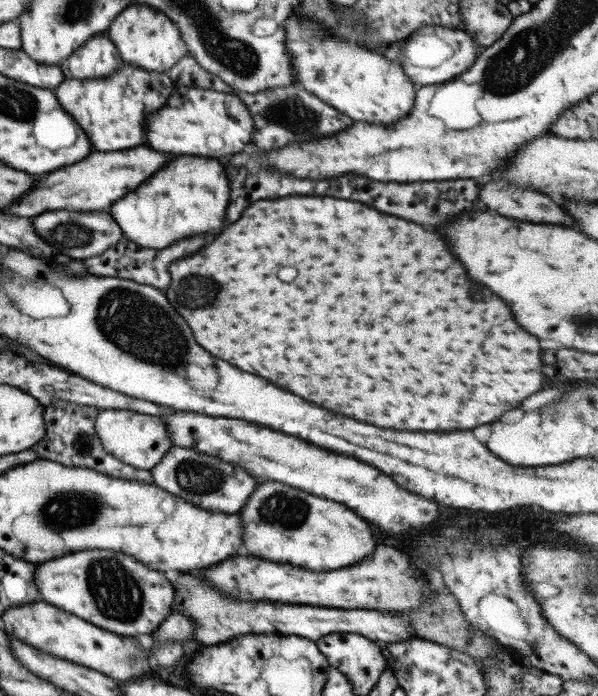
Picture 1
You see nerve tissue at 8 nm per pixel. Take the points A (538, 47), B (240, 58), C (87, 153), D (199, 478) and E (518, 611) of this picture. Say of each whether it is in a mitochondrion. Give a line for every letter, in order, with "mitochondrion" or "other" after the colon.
A: mitochondrion
B: mitochondrion
C: other
D: mitochondrion
E: other

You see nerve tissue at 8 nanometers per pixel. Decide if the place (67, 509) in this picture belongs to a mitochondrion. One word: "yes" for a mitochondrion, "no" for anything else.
yes

